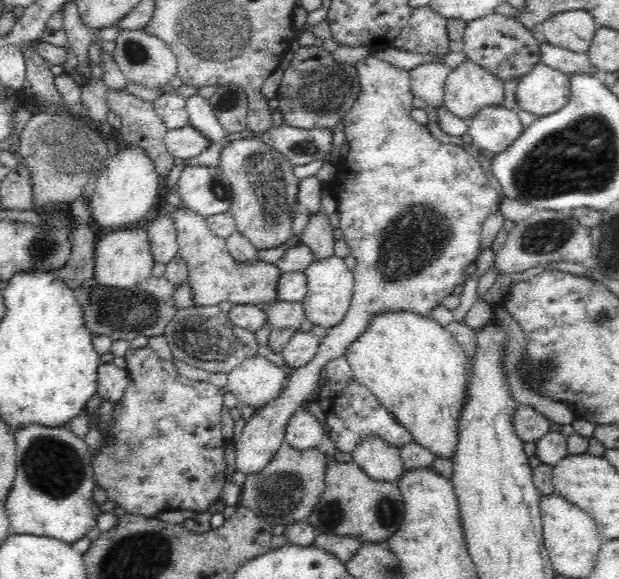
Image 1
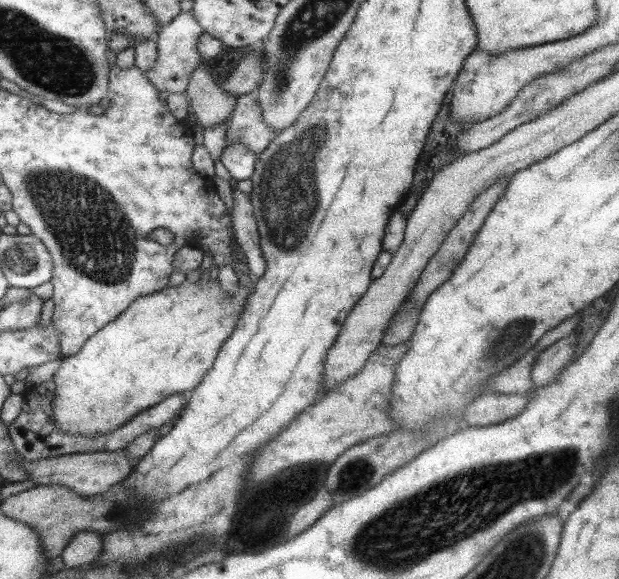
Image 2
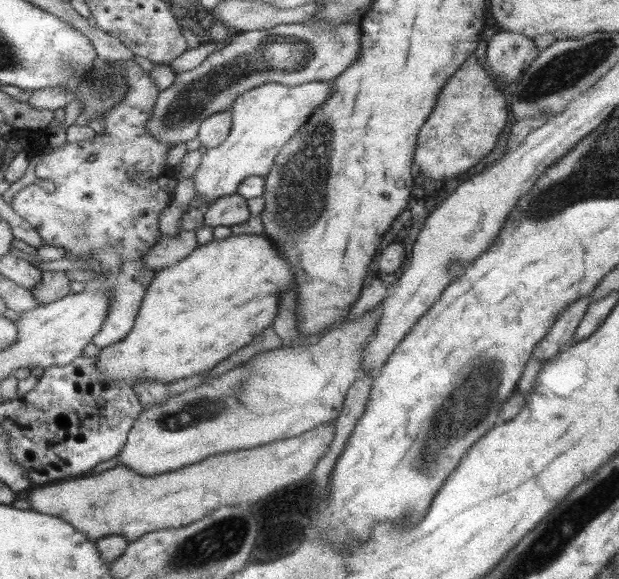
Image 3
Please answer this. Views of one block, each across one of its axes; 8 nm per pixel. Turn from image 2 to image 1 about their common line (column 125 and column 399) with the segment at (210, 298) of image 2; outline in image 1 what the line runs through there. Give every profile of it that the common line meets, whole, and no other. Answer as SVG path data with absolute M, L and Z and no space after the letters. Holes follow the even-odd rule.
M395 311L386 312L380 314L374 321L368 324L368 328L364 330L346 348L346 359L350 363L351 369L353 370L353 379L362 383L368 390L380 401L380 404L392 413L392 416L396 419L398 424L404 426L404 428L410 432L413 436L413 441L420 444L420 446L430 450L435 456L440 456L440 458L452 458L453 452L456 452L458 429L456 429L456 424L458 424L458 418L460 418L460 412L464 408L464 400L468 400L468 356L464 353L464 350L460 347L460 344L454 336L450 334L449 331L444 329L439 323L437 323L431 316L419 316L414 312L410 311Z

